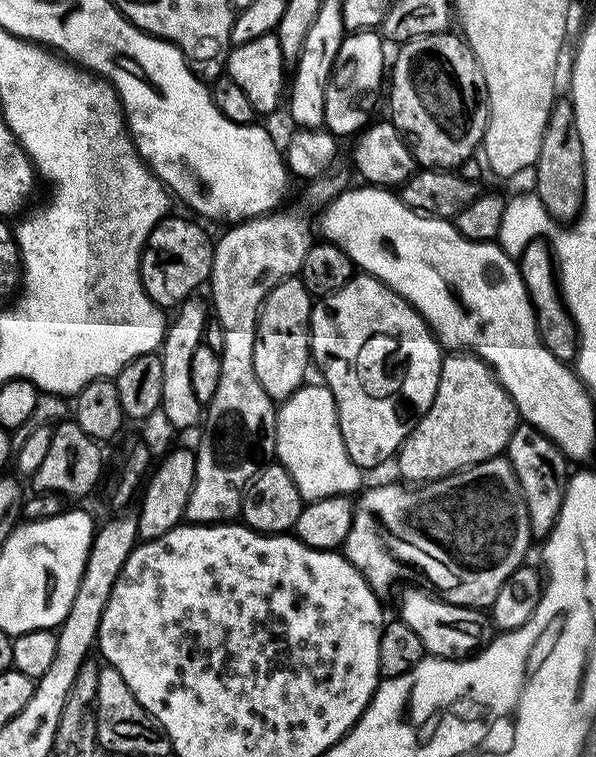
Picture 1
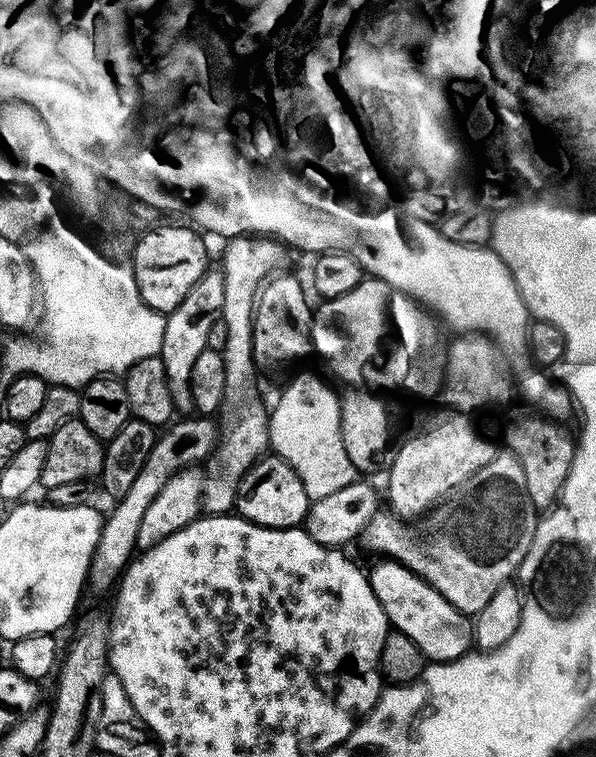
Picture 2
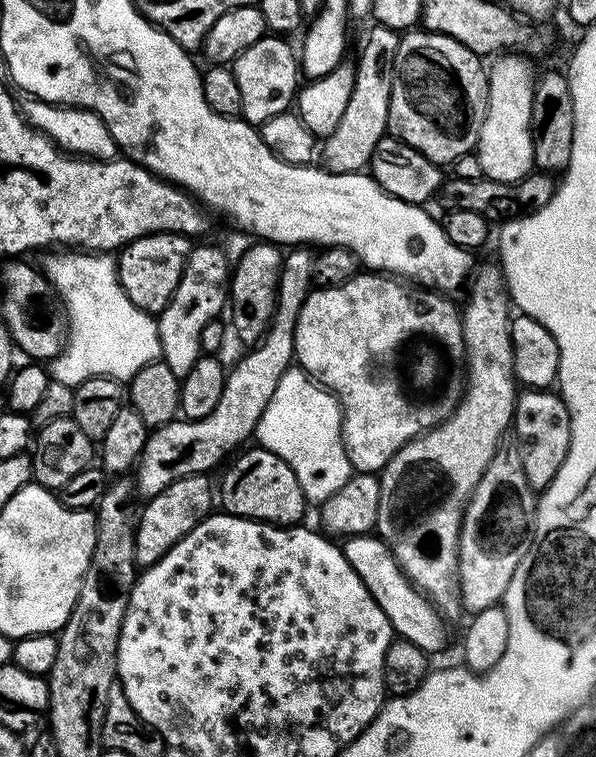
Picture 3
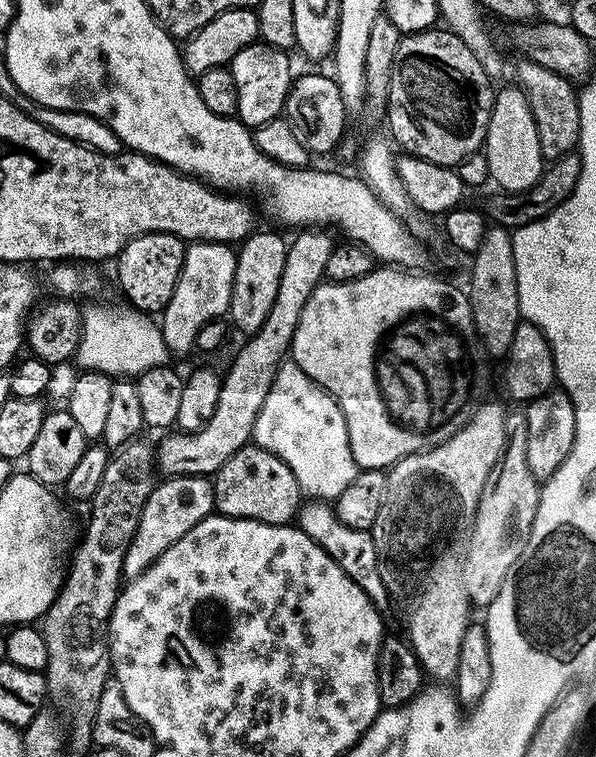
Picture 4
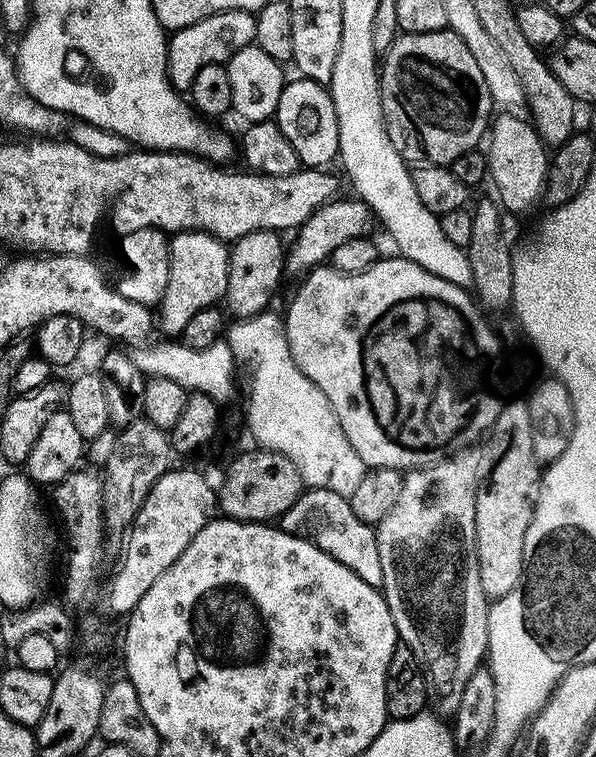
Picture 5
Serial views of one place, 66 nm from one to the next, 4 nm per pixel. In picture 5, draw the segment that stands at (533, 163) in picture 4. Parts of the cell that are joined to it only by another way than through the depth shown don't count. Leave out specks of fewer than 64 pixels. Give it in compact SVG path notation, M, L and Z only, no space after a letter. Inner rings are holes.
M516 114L500 115L495 117L490 128L492 145L488 148L488 172L492 175L497 190L500 191L499 203L509 213L528 212L545 195L550 152L540 135L536 133L535 127L527 119L519 120Z

